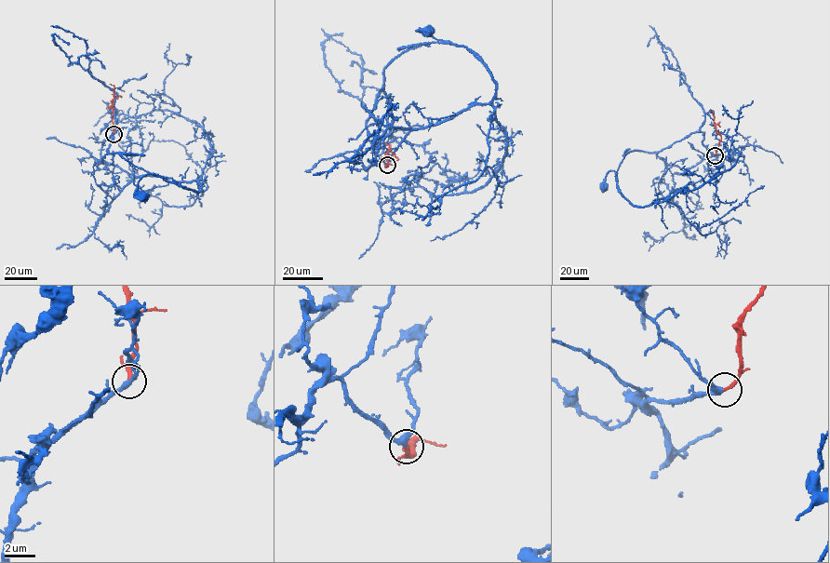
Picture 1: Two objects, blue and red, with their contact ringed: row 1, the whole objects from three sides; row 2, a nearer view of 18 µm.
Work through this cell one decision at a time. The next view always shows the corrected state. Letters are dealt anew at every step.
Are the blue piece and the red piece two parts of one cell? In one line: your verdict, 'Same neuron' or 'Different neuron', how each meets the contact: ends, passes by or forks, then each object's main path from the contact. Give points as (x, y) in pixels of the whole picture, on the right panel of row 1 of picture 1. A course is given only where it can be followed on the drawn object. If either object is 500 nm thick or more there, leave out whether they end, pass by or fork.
Same neuron. At the ring blue passes by. At the ring red ends. Course of blue: (714, 155), (707, 156), (702, 179), (647, 206), (634, 206), (625, 198), (615, 171), (606, 175), (604, 186). Course of red: (714, 155), (721, 136), (714, 125), (712, 110)

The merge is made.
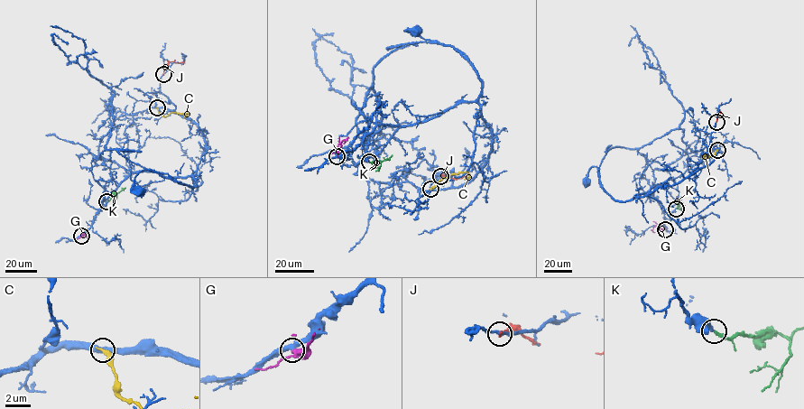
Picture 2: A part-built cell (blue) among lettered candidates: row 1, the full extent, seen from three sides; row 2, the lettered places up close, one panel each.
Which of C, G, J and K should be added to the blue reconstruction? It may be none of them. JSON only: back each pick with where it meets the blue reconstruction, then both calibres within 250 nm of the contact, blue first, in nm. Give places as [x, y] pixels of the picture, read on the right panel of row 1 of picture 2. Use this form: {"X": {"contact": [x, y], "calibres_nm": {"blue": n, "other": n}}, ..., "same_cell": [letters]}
{"K": {"contact": [676, 209], "calibres_nm": {"blue": 320, "other": 220}}, "same_cell": ["K"]}

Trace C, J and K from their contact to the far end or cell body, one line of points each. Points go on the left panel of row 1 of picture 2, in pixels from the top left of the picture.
C: (157, 107), (163, 116), (172, 112), (187, 113), (184, 117)
J: (163, 74), (169, 61), (184, 61)
K: (106, 201), (125, 188)

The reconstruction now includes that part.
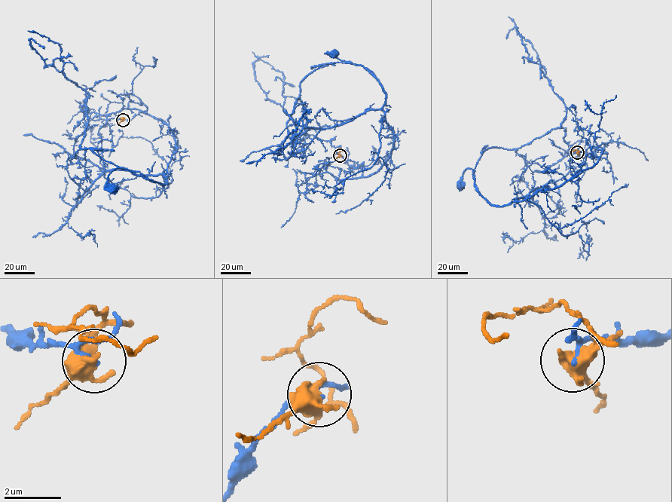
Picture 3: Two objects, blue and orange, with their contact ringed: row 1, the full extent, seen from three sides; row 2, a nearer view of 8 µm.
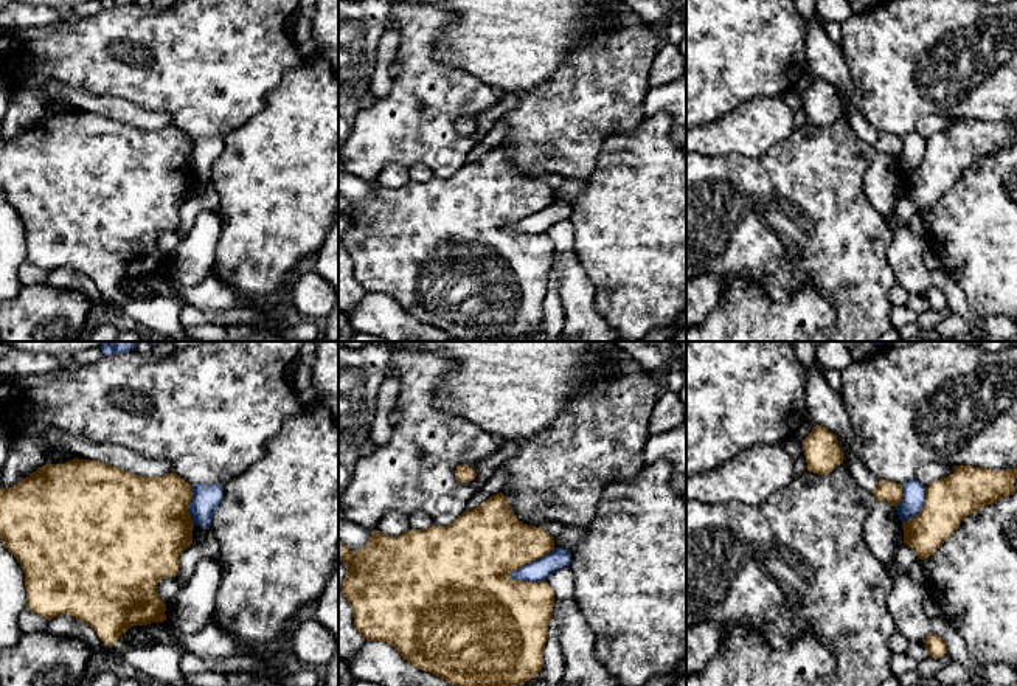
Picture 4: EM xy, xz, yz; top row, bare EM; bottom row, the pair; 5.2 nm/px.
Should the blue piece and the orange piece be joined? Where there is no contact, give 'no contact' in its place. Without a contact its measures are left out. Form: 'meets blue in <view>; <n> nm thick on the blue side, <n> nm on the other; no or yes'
meets blue in xz; 110 nm thick on the blue side, 380 nm on the other; no

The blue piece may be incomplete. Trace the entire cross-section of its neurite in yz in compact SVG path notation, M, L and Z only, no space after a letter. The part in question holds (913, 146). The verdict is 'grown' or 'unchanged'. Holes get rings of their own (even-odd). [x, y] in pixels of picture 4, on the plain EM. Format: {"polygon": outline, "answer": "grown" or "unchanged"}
{"polygon": "M915 130L902 137L902 152L896 158L899 172L904 175L916 169L925 154L925 140Z", "answer": "unchanged"}

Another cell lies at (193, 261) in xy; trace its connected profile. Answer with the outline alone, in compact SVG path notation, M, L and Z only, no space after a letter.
M214 208L199 213L186 237L166 256L166 273L186 287L211 276L220 228L222 219Z

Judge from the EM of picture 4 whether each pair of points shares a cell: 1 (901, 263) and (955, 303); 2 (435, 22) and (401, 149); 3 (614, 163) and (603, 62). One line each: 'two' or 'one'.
1: one
2: one
3: two

